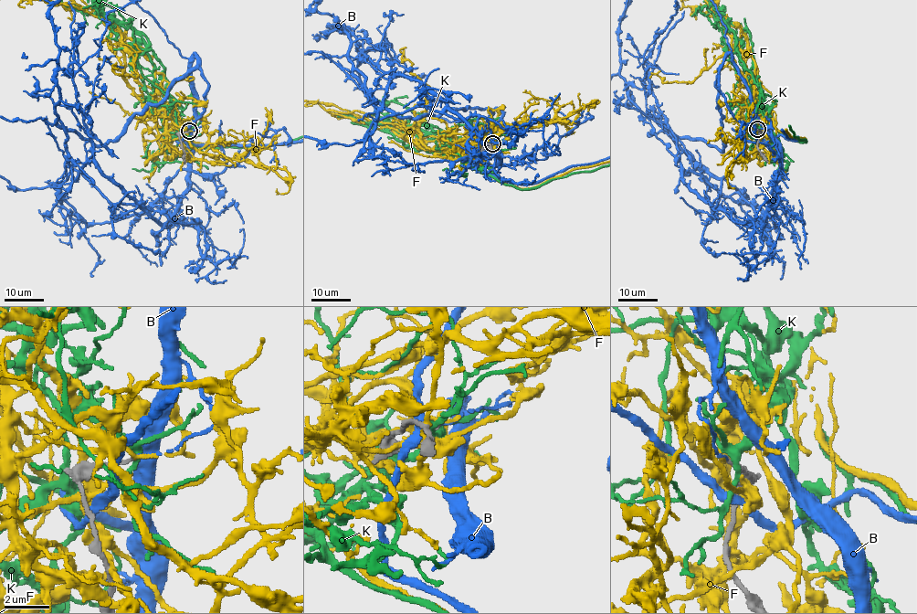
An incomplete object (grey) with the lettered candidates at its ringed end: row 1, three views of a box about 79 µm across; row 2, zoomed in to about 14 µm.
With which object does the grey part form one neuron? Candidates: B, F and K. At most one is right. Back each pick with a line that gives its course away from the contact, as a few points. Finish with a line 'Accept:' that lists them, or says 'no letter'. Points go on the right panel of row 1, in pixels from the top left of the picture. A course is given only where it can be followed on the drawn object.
B: course (756, 129), (751, 93), (729, 53), (719, 71), (727, 108), (764, 139), (801, 137), (780, 128), (774, 98)
Accept: B

